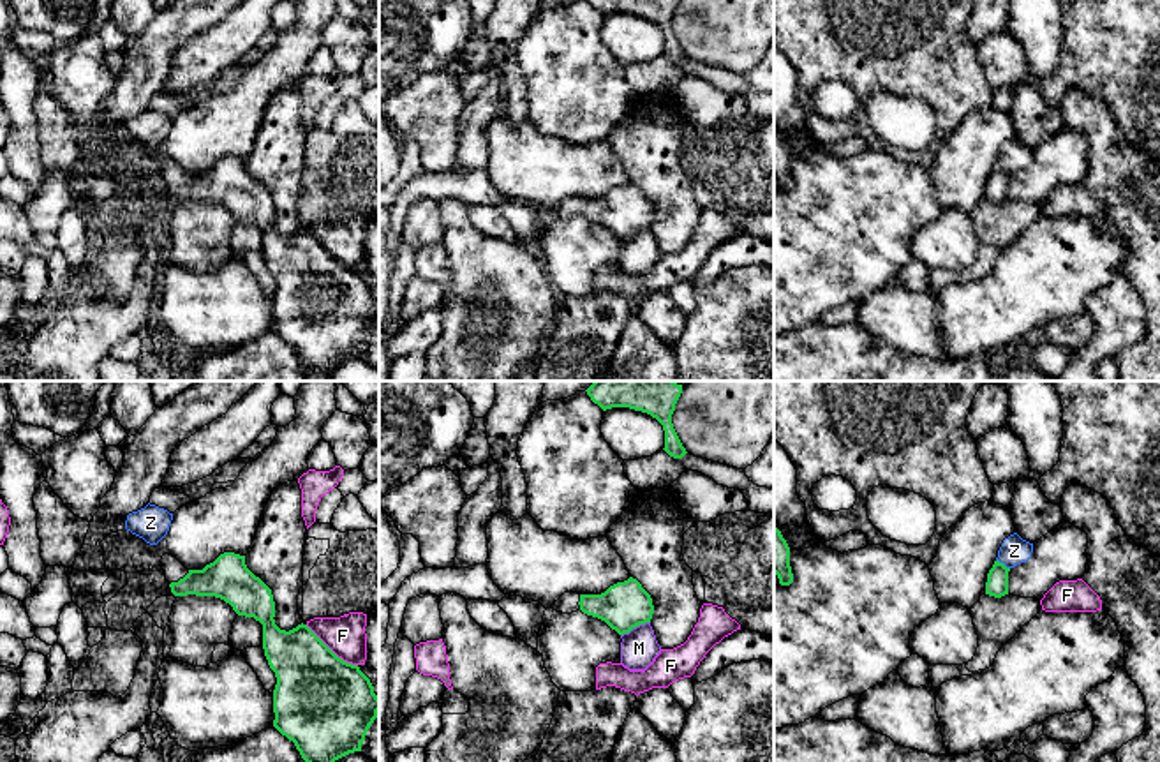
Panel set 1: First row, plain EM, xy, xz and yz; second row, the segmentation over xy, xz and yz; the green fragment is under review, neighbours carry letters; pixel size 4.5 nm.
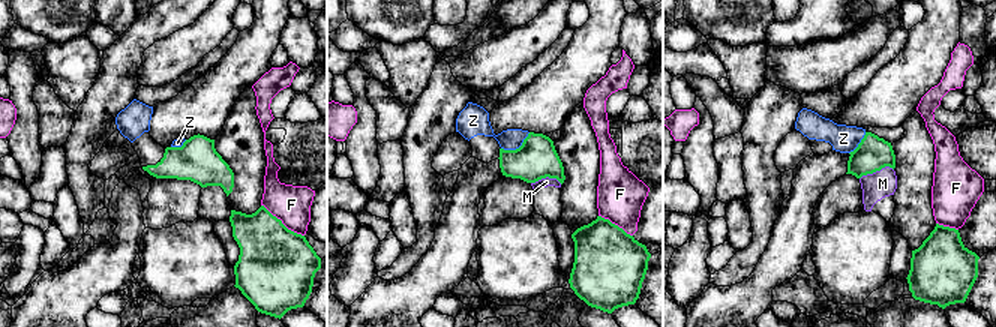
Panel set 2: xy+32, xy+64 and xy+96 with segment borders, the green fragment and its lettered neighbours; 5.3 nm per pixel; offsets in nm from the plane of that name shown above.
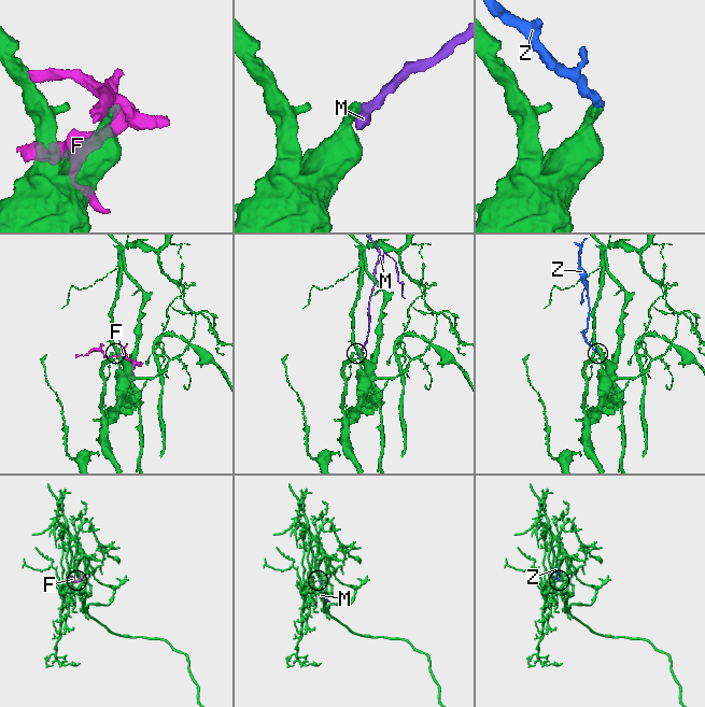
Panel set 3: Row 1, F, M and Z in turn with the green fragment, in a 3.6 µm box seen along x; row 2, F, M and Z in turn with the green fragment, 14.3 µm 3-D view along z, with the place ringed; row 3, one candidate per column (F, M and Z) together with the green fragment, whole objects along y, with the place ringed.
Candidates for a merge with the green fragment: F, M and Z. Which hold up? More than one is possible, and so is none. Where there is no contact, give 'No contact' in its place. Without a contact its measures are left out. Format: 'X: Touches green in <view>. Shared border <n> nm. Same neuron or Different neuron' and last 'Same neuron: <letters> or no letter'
F: Touches green in xy. Shared border 300 nm. Different neuron
M: Touches green in xz. Shared border 150 nm. Different neuron
Z: Touches green in yz. Shared border 80 nm. Same neuron
Same neuron: Z

